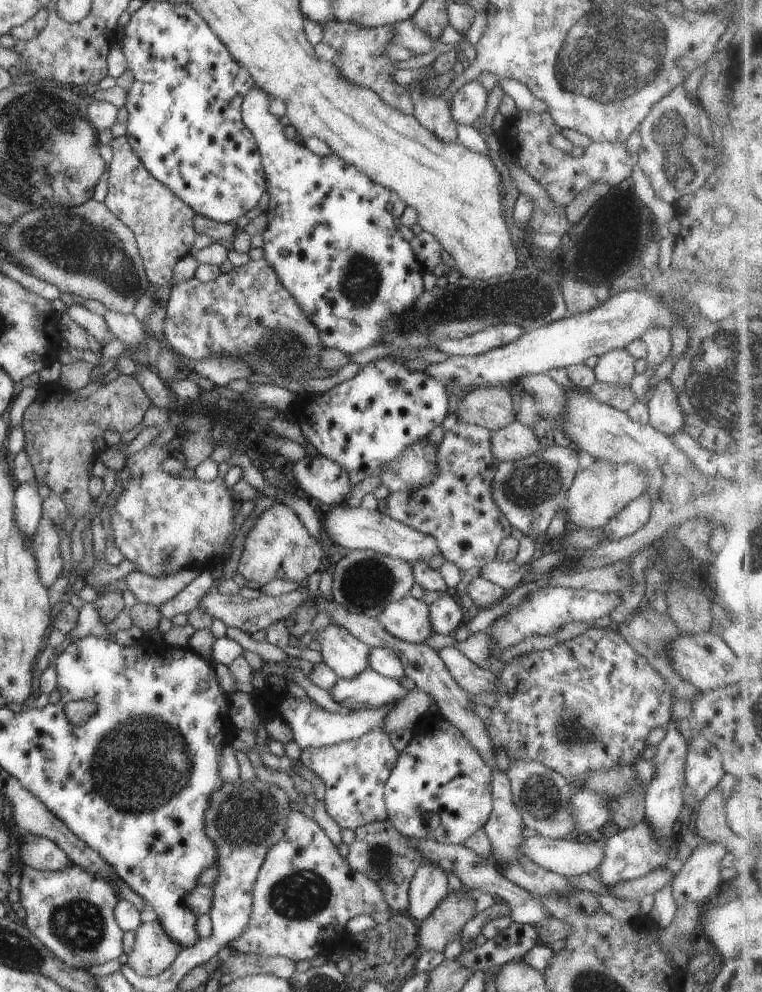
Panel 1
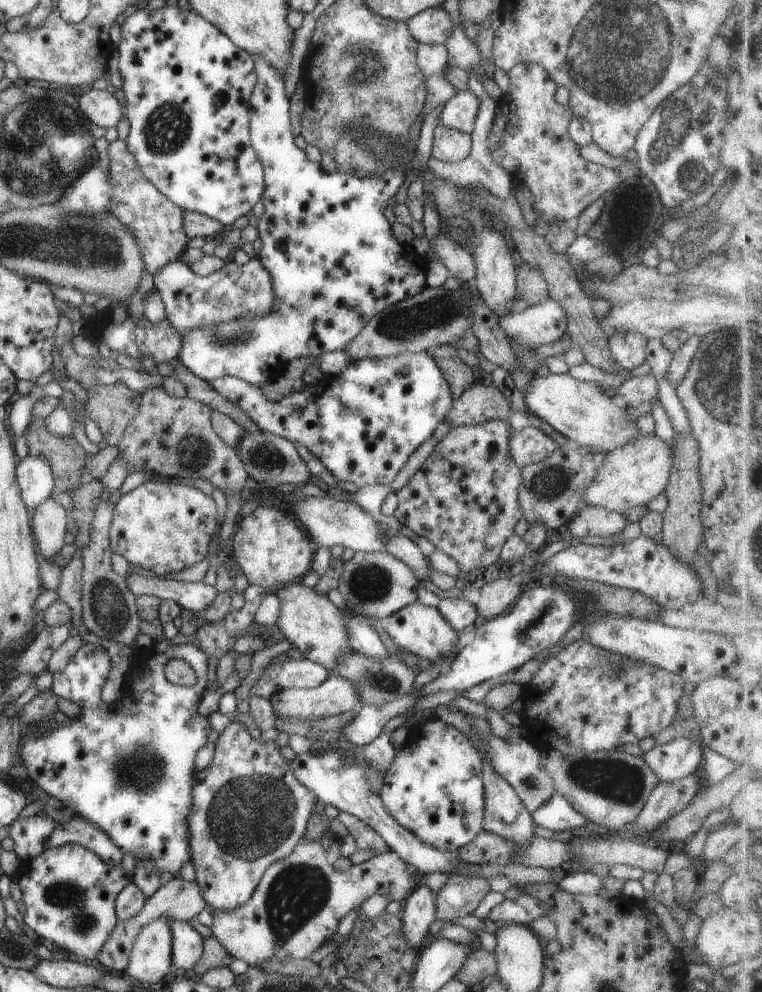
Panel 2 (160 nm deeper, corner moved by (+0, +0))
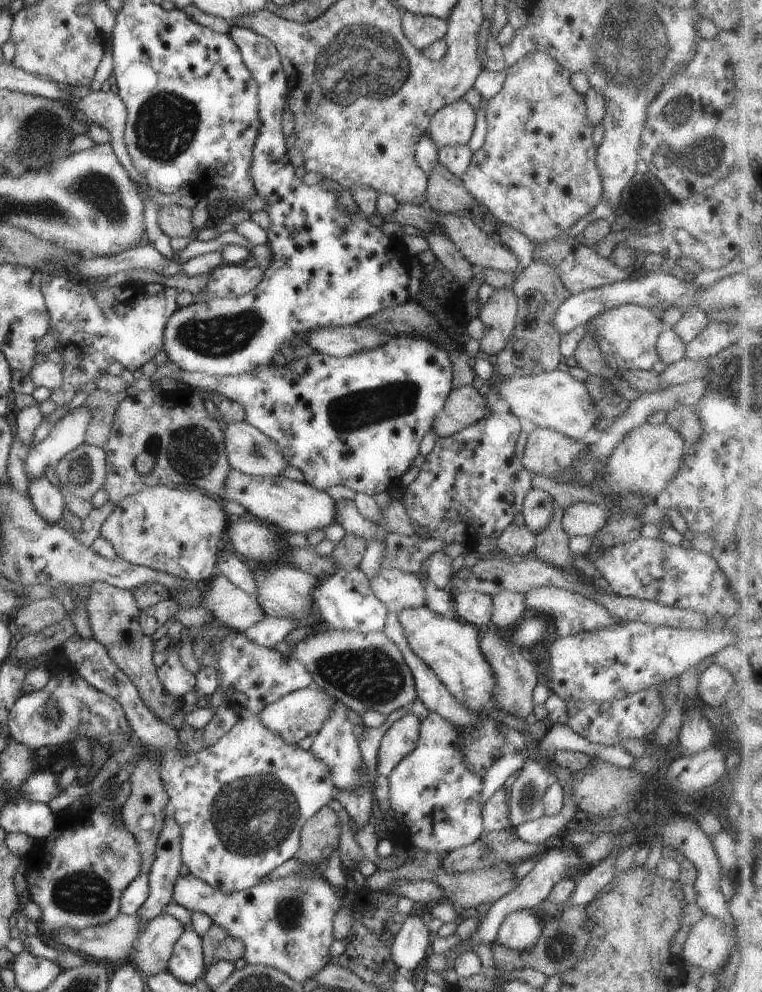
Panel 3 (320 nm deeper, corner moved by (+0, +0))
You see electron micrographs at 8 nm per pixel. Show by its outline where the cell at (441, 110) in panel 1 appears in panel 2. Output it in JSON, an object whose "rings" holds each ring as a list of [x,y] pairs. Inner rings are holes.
{"rings":[[[437,125],[433,129],[430,156],[445,163],[462,161],[470,151],[471,137]]]}

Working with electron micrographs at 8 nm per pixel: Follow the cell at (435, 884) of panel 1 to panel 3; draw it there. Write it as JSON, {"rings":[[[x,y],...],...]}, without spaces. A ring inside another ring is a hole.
{"rings":[[[421,909],[407,915],[390,944],[390,957],[397,969],[411,971],[425,958],[429,948],[429,931],[423,924]]]}

